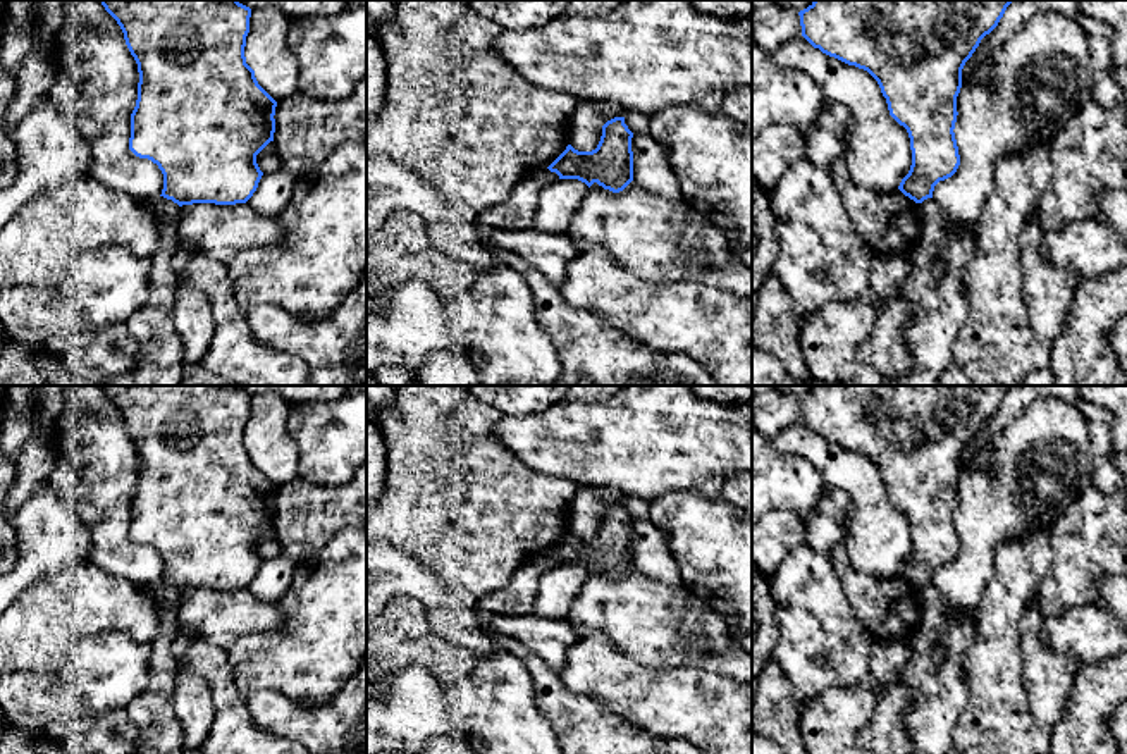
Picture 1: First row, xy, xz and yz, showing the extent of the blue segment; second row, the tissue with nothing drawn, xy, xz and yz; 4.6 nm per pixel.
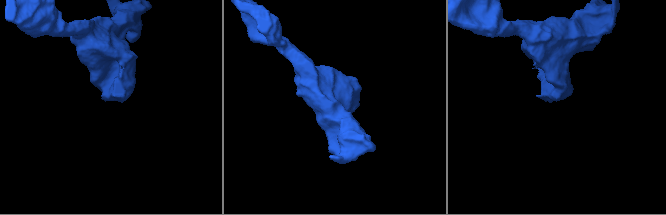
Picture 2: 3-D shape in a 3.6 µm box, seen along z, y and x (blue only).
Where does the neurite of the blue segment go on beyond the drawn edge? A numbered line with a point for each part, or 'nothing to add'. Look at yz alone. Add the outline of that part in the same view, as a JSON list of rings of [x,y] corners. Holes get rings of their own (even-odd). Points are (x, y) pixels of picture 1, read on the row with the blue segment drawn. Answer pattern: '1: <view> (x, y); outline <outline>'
nothing to add

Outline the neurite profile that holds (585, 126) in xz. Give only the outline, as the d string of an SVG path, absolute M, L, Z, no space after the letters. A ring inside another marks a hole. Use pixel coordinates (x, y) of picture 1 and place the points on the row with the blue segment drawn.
M613 100L578 102L570 119L570 145L578 151L595 150L602 136L602 126L614 117L625 117L625 114L626 110Z

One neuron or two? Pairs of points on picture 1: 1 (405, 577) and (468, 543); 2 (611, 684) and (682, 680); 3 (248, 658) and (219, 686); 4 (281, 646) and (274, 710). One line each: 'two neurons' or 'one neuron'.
1: two neurons
2: one neuron
3: two neurons
4: two neurons

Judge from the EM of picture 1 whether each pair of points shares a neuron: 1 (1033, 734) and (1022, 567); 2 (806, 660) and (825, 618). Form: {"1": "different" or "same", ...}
{"1": "same", "2": "same"}

